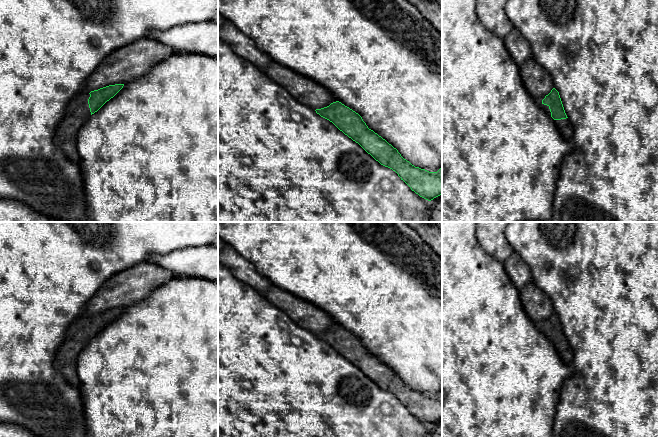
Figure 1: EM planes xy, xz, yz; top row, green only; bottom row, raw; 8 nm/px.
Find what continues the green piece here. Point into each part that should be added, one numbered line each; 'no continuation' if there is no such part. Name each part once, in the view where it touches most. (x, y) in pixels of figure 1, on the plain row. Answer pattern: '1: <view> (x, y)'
1: yz (539, 324)

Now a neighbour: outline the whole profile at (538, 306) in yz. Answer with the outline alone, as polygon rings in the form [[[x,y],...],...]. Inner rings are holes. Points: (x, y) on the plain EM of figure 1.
[[[532,280],[520,290],[520,298],[524,311],[535,324],[548,319],[554,312],[550,297]]]

